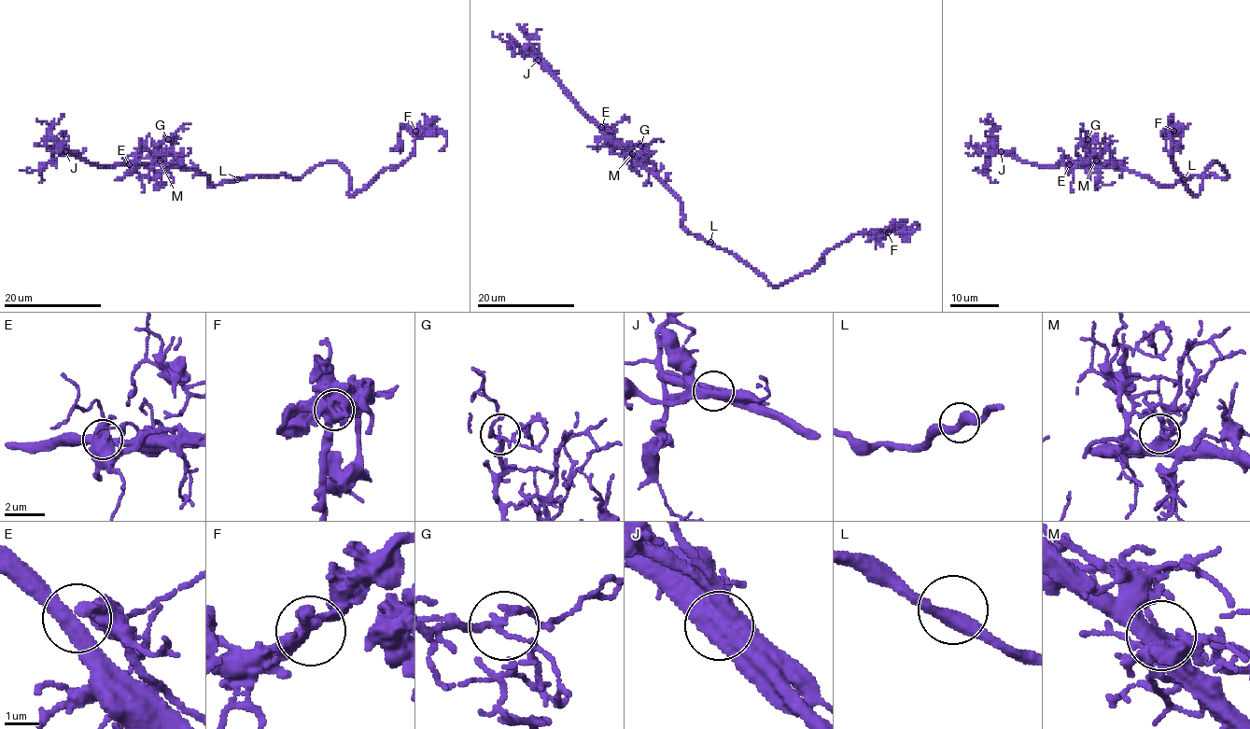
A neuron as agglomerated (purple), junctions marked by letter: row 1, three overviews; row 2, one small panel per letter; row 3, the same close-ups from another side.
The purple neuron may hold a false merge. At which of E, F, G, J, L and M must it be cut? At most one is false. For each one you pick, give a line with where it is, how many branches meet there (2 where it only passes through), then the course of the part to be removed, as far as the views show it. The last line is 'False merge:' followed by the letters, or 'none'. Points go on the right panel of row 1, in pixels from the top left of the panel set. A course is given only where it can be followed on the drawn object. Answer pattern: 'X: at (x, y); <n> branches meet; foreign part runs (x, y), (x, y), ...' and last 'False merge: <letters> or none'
False merge: none

